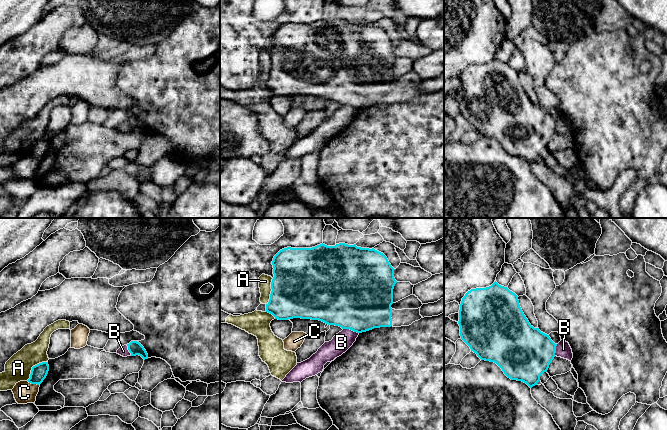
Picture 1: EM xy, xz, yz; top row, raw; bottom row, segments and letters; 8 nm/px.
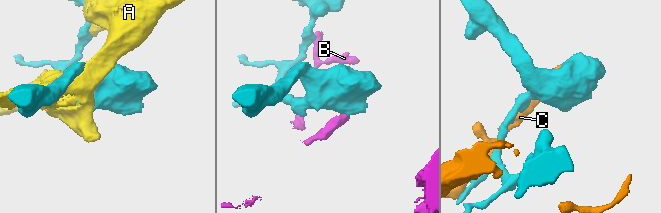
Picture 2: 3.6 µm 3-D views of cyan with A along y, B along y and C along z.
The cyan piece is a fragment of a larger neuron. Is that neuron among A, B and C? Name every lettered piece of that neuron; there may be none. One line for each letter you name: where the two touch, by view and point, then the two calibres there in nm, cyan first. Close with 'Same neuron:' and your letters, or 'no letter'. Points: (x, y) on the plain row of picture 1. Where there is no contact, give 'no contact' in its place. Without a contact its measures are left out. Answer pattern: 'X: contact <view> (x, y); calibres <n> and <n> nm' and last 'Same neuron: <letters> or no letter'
Same neuron: no letter

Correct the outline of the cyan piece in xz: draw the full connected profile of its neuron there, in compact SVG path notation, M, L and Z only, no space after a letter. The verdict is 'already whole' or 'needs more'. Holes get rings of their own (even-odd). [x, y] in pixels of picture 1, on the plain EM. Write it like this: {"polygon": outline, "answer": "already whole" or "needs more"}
{"polygon": "M339 19L335 22L327 22L325 20L320 20L312 24L291 24L287 23L280 26L273 34L273 50L274 53L271 58L271 70L269 78L266 80L266 88L272 90L275 95L278 96L288 96L293 94L301 94L301 95L311 95L311 96L319 96L328 101L339 102L342 105L350 105L357 109L366 108L372 106L374 104L380 103L401 103L401 102L409 102L413 98L420 96L423 94L420 91L420 84L418 85L402 85L395 86L391 84L393 80L393 65L397 57L394 54L394 44L389 39L387 33L375 26L374 24L361 24L357 23L356 20L348 21L345 19Z", "answer": "needs more"}

